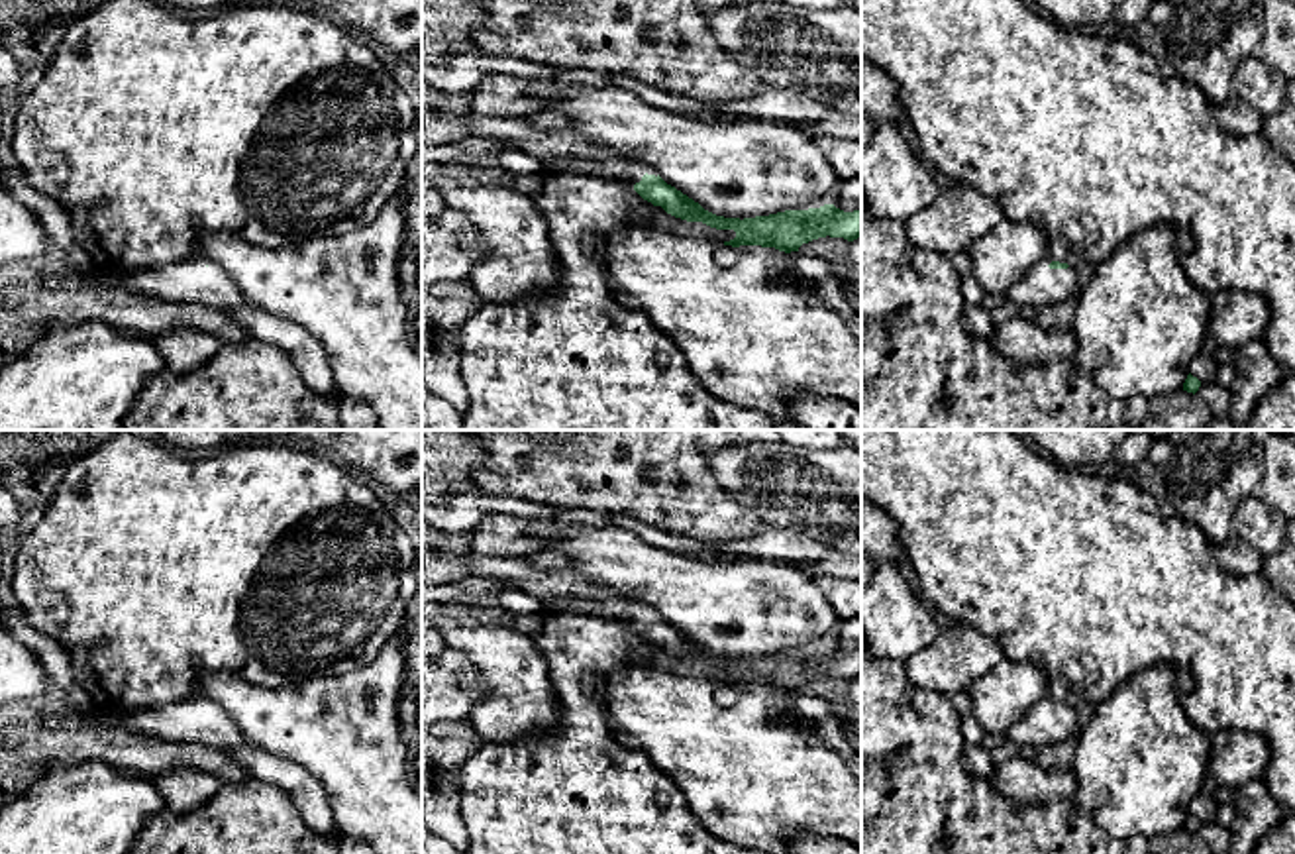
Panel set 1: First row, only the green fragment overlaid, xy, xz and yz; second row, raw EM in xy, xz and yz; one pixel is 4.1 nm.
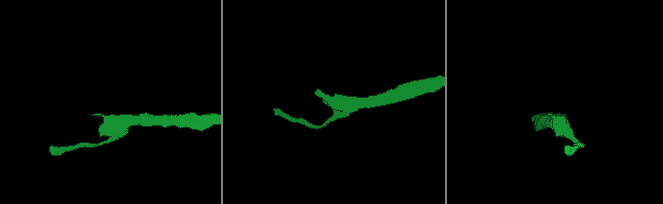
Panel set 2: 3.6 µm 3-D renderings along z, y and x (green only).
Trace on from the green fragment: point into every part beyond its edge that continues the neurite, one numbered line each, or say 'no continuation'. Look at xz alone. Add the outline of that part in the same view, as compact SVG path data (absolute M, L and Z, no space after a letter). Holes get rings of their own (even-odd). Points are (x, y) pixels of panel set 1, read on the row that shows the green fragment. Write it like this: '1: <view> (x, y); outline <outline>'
1: xz (562, 150); outline M528 116L485 120L475 128L473 135L498 139L512 151L524 151L553 173L579 169L606 175L632 188L646 173L659 175L649 165L624 157L571 128L540 132L530 126Z

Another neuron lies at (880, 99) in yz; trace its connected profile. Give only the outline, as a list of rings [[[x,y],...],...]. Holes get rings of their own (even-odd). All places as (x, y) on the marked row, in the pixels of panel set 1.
[[[861,59],[861,114],[873,124],[905,118],[897,84],[883,69],[865,59]]]

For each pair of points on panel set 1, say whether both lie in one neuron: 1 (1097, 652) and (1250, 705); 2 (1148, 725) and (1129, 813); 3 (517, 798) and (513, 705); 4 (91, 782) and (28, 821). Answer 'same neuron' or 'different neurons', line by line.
1: same neuron
2: same neuron
3: different neurons
4: same neuron

